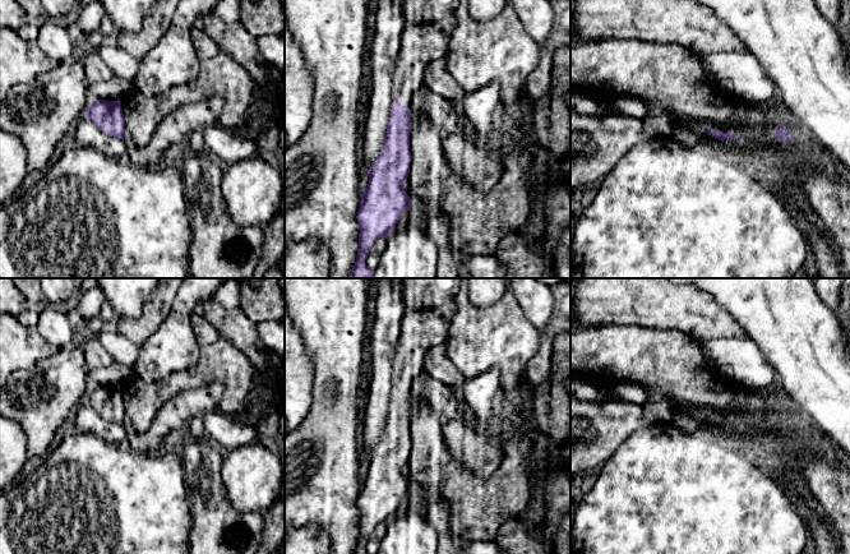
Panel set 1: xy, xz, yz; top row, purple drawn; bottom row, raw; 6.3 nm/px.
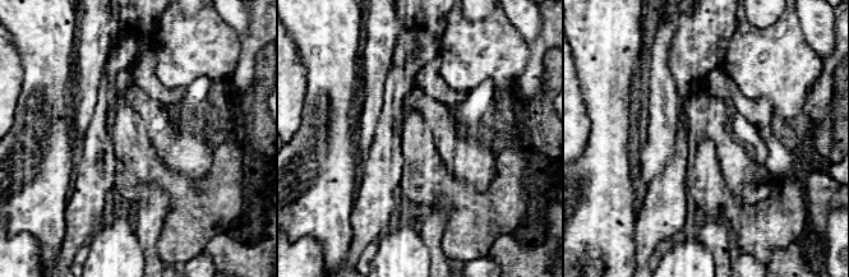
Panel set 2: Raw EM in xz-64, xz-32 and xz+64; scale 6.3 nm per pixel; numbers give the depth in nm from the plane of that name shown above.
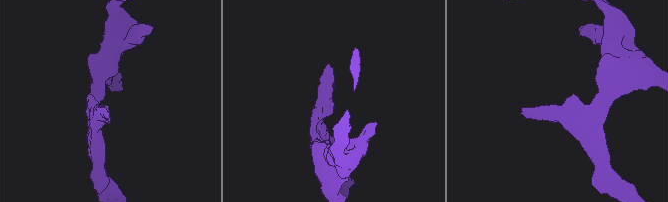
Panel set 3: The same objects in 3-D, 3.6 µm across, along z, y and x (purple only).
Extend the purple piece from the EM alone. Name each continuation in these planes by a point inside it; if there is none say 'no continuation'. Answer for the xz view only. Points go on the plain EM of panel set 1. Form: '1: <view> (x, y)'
1: xz (430, 304)

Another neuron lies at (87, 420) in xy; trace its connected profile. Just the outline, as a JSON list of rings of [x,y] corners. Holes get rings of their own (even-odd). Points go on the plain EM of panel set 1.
[[[86,402],[78,406],[75,425],[78,430],[91,433],[111,443],[121,443],[130,437],[128,425],[119,425],[105,420]]]

